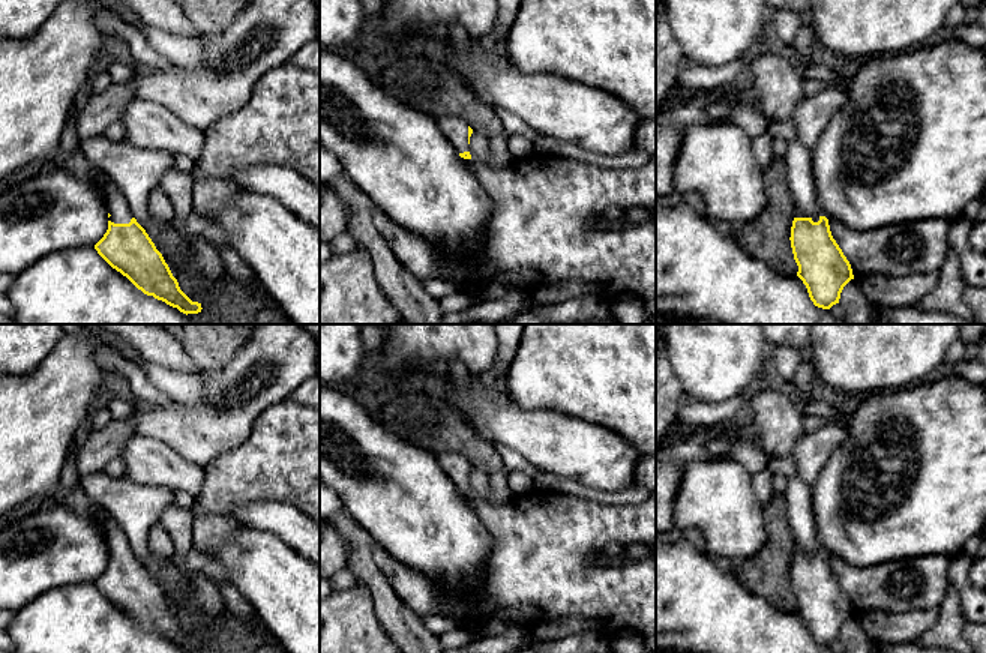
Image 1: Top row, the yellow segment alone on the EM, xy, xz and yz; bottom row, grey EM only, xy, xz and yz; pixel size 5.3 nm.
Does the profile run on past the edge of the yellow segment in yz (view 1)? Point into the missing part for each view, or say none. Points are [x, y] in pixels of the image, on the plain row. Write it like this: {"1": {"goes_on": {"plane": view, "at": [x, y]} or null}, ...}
{"1": {"goes_on": {"plane": "yz", "at": [799, 550]}}}

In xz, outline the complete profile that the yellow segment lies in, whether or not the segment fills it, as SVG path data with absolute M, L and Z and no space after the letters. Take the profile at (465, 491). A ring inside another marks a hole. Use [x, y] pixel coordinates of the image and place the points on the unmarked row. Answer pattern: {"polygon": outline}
{"polygon": "M441 453L437 458L440 467L446 471L459 492L464 495L471 495L470 473L473 465L467 461L467 458L458 453Z"}

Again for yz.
{"polygon": "M795 545L791 584L798 602L797 612L815 642L830 645L839 639L843 623L854 615L852 605L831 572L825 552L806 554Z"}

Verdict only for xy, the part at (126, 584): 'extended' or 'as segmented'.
extended

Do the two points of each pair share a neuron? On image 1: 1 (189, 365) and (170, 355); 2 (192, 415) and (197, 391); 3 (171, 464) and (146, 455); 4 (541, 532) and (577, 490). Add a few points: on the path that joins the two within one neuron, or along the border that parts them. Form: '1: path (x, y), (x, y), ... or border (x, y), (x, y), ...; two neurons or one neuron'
1: path (185, 365), (174, 358); one neuron
2: border (203, 377), (206, 397), (201, 401), (173, 401); two neurons
3: path (165, 464), (152, 461); one neuron
4: border (538, 491), (568, 493), (607, 505); two neurons

